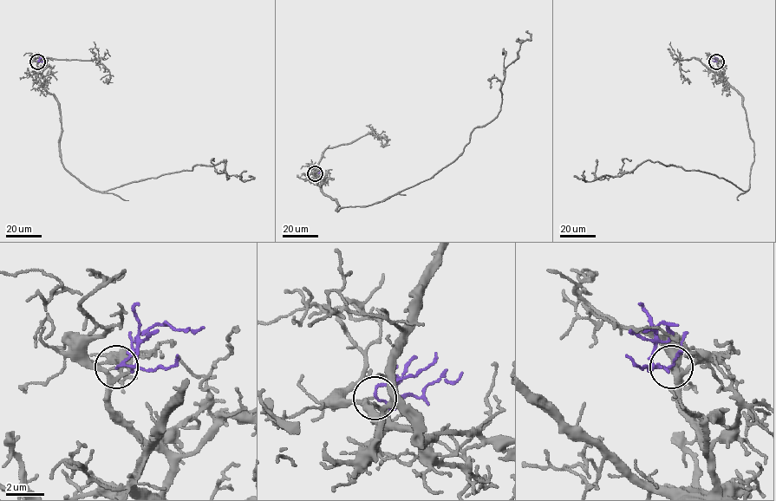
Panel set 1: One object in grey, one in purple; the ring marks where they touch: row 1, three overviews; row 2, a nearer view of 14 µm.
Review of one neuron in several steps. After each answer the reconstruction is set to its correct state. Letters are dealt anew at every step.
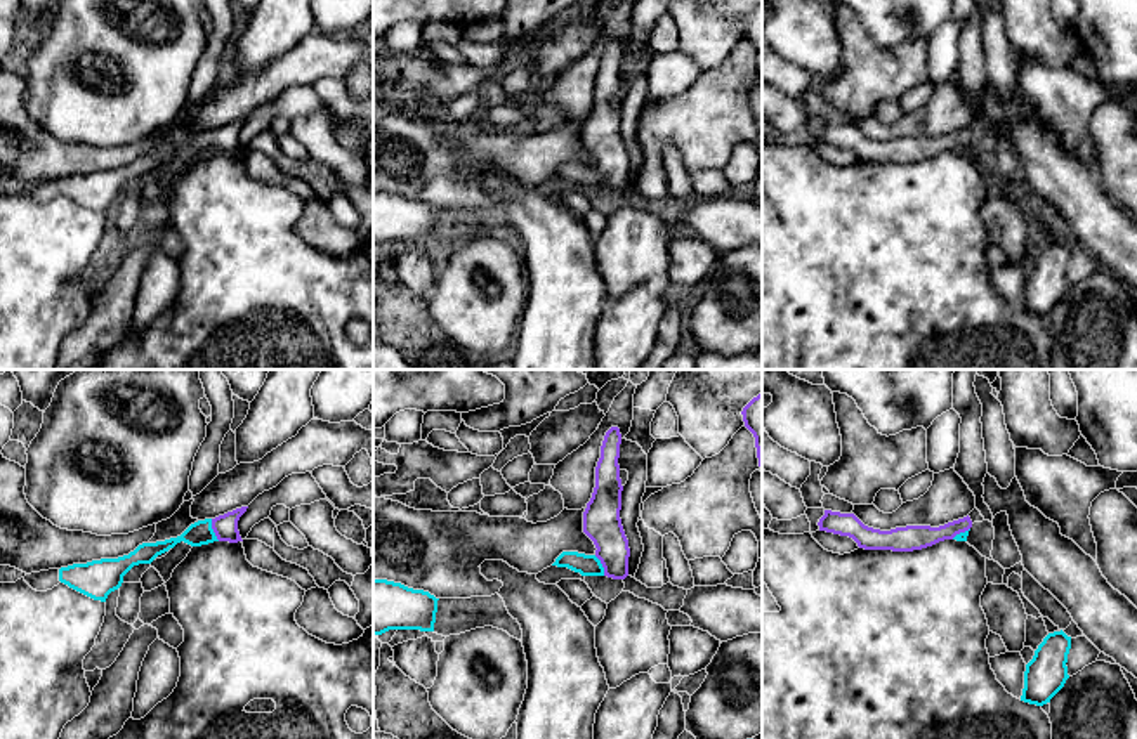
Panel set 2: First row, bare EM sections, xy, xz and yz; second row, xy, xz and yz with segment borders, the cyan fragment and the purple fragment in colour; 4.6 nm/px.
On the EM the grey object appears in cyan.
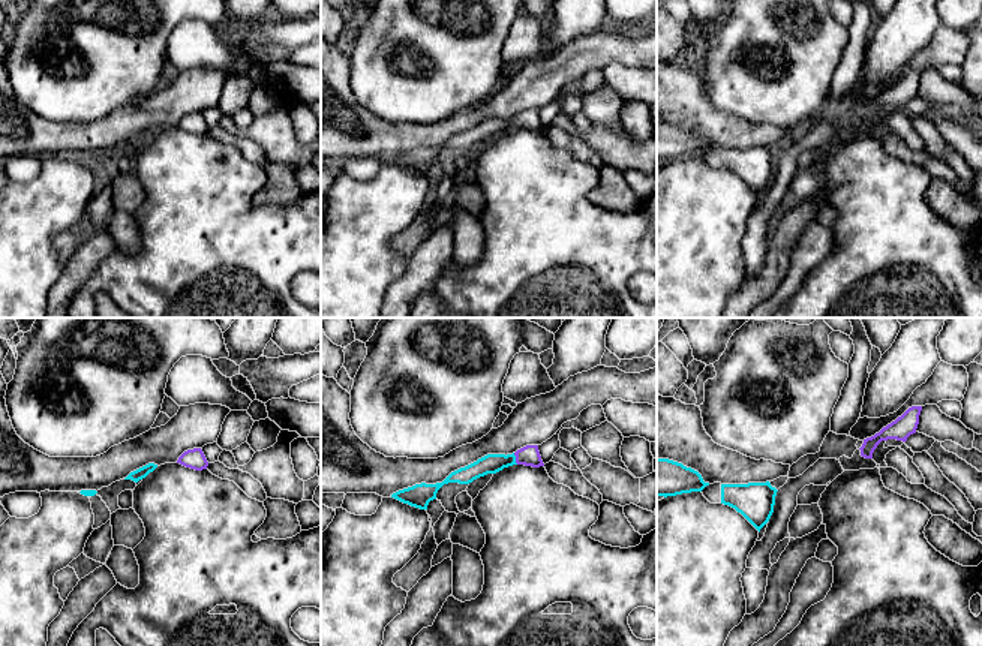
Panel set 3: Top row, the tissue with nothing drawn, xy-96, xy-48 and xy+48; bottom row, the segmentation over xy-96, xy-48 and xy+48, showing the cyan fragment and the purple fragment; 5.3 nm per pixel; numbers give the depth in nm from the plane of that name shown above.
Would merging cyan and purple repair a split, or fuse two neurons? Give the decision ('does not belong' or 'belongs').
belongs

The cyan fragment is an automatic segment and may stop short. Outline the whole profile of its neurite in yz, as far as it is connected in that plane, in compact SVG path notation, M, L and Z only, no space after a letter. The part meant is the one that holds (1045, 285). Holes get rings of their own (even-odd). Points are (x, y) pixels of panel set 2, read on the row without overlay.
M1062 241L1048 245L1026 276L1021 312L1043 317L1064 298L1071 248Z

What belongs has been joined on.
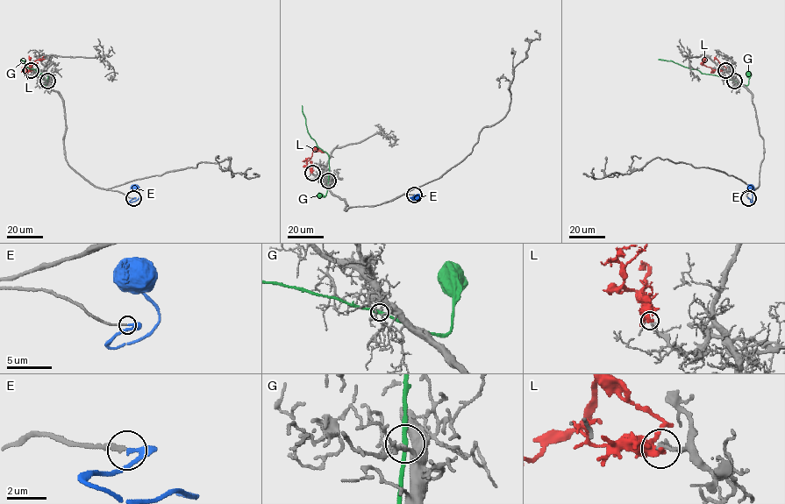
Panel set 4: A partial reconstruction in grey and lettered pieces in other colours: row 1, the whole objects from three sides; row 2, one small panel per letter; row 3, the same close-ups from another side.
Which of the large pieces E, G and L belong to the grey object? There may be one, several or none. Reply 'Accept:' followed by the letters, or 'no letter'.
Accept: E

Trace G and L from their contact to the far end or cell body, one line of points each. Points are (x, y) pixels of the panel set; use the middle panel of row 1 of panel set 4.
G: (328, 181), (329, 156), (309, 133), (302, 105)
L: (312, 173), (307, 162), (313, 151), (324, 152)

